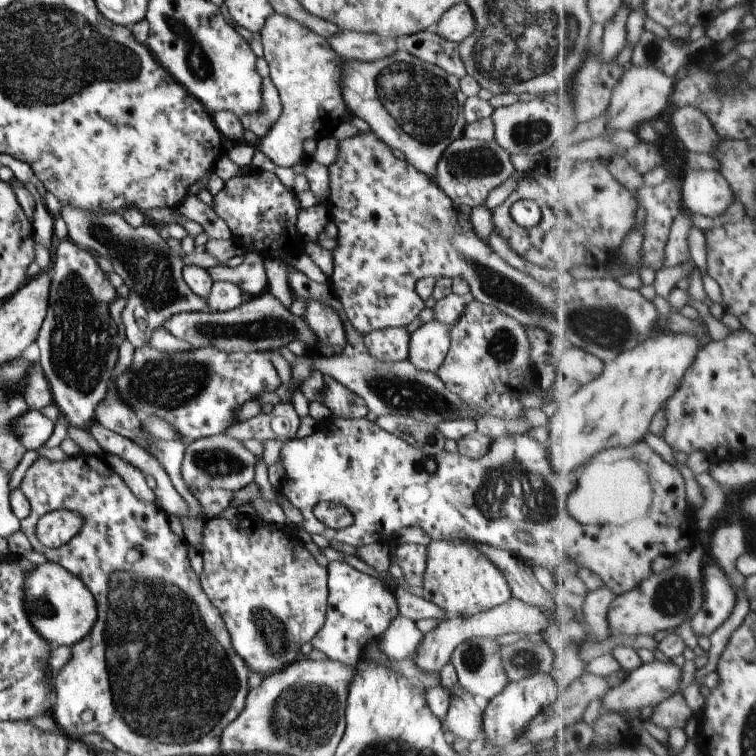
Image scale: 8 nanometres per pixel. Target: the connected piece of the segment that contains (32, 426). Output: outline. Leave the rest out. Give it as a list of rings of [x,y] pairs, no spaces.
[[[29,409],[24,416],[14,420],[14,434],[21,440],[22,446],[26,450],[38,450],[44,446],[52,432],[54,432],[55,422],[48,419],[40,411]]]

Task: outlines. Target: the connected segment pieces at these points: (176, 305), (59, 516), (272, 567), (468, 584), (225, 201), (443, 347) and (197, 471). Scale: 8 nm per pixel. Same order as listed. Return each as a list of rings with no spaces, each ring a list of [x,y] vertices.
[[[68,204],[62,205],[60,216],[67,224],[68,238],[86,251],[92,250],[92,252],[96,252],[98,257],[111,260],[115,272],[122,277],[124,284],[128,286],[130,295],[127,298],[128,302],[126,302],[125,309],[122,311],[122,322],[124,322],[128,342],[135,349],[148,345],[150,338],[152,338],[152,332],[160,327],[162,322],[172,318],[174,314],[208,313],[206,298],[194,294],[188,284],[184,282],[183,267],[185,265],[182,262],[183,252],[172,241],[164,240],[156,227],[150,226],[150,224],[143,224],[140,228],[134,228],[124,220],[121,212],[96,214],[81,208],[68,206]]]
[[[74,510],[52,511],[39,518],[36,534],[45,547],[58,548],[78,534],[82,524],[82,514]]]
[[[251,514],[234,520],[209,518],[202,530],[199,553],[203,558],[203,571],[198,575],[202,588],[222,615],[232,648],[238,650],[250,672],[266,678],[303,657],[300,648],[311,642],[326,620],[327,568],[320,566],[301,539],[291,534],[290,526],[268,523]]]
[[[432,540],[427,546],[426,570],[421,597],[446,612],[446,618],[472,616],[500,606],[512,597],[504,574],[472,544],[463,541]]]
[[[253,170],[225,181],[224,188],[214,195],[216,214],[226,222],[234,241],[247,251],[259,253],[264,259],[287,259],[305,250],[305,240],[296,229],[300,203],[278,179],[274,171]]]
[[[437,320],[421,325],[410,336],[408,360],[421,371],[435,373],[450,348],[450,327]]]
[[[224,433],[218,436],[204,437],[191,442],[185,447],[181,464],[181,473],[186,486],[194,490],[204,488],[225,488],[232,491],[243,489],[254,480],[256,457],[244,448],[241,440],[234,440]]]

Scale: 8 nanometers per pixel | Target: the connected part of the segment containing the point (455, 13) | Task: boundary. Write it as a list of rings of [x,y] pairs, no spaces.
[[[466,1],[452,6],[436,24],[436,34],[444,40],[461,43],[475,31],[476,18]]]

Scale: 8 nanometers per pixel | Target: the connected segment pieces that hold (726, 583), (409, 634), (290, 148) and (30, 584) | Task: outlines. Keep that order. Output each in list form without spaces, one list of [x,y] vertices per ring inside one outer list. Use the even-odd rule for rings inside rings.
[[[720,563],[714,565],[708,564],[706,567],[706,592],[709,595],[706,598],[706,608],[693,620],[689,630],[690,633],[694,633],[698,637],[711,637],[712,634],[716,634],[730,620],[736,606],[738,606],[738,600],[740,600],[734,582],[730,580],[730,576],[726,574],[726,570],[722,568]]]
[[[398,613],[398,616],[388,626],[388,630],[382,634],[378,642],[380,652],[392,660],[406,660],[412,658],[418,650],[424,634],[416,627],[415,620]]]
[[[271,14],[266,18],[262,30],[257,35],[262,43],[262,56],[268,63],[270,73],[269,78],[278,90],[282,105],[282,112],[272,125],[272,128],[257,142],[256,148],[263,152],[276,164],[283,168],[292,167],[304,160],[308,160],[307,153],[304,152],[304,140],[331,136],[333,129],[342,122],[349,119],[350,110],[342,98],[342,60],[338,58],[339,54],[332,50],[327,39],[310,28],[302,26],[292,18],[286,18],[282,14]]]
[[[52,561],[37,564],[30,574],[26,574],[24,586],[26,614],[29,615],[30,624],[46,642],[50,642],[52,650],[60,646],[74,646],[92,630],[98,616],[94,595],[78,576],[60,564]]]

